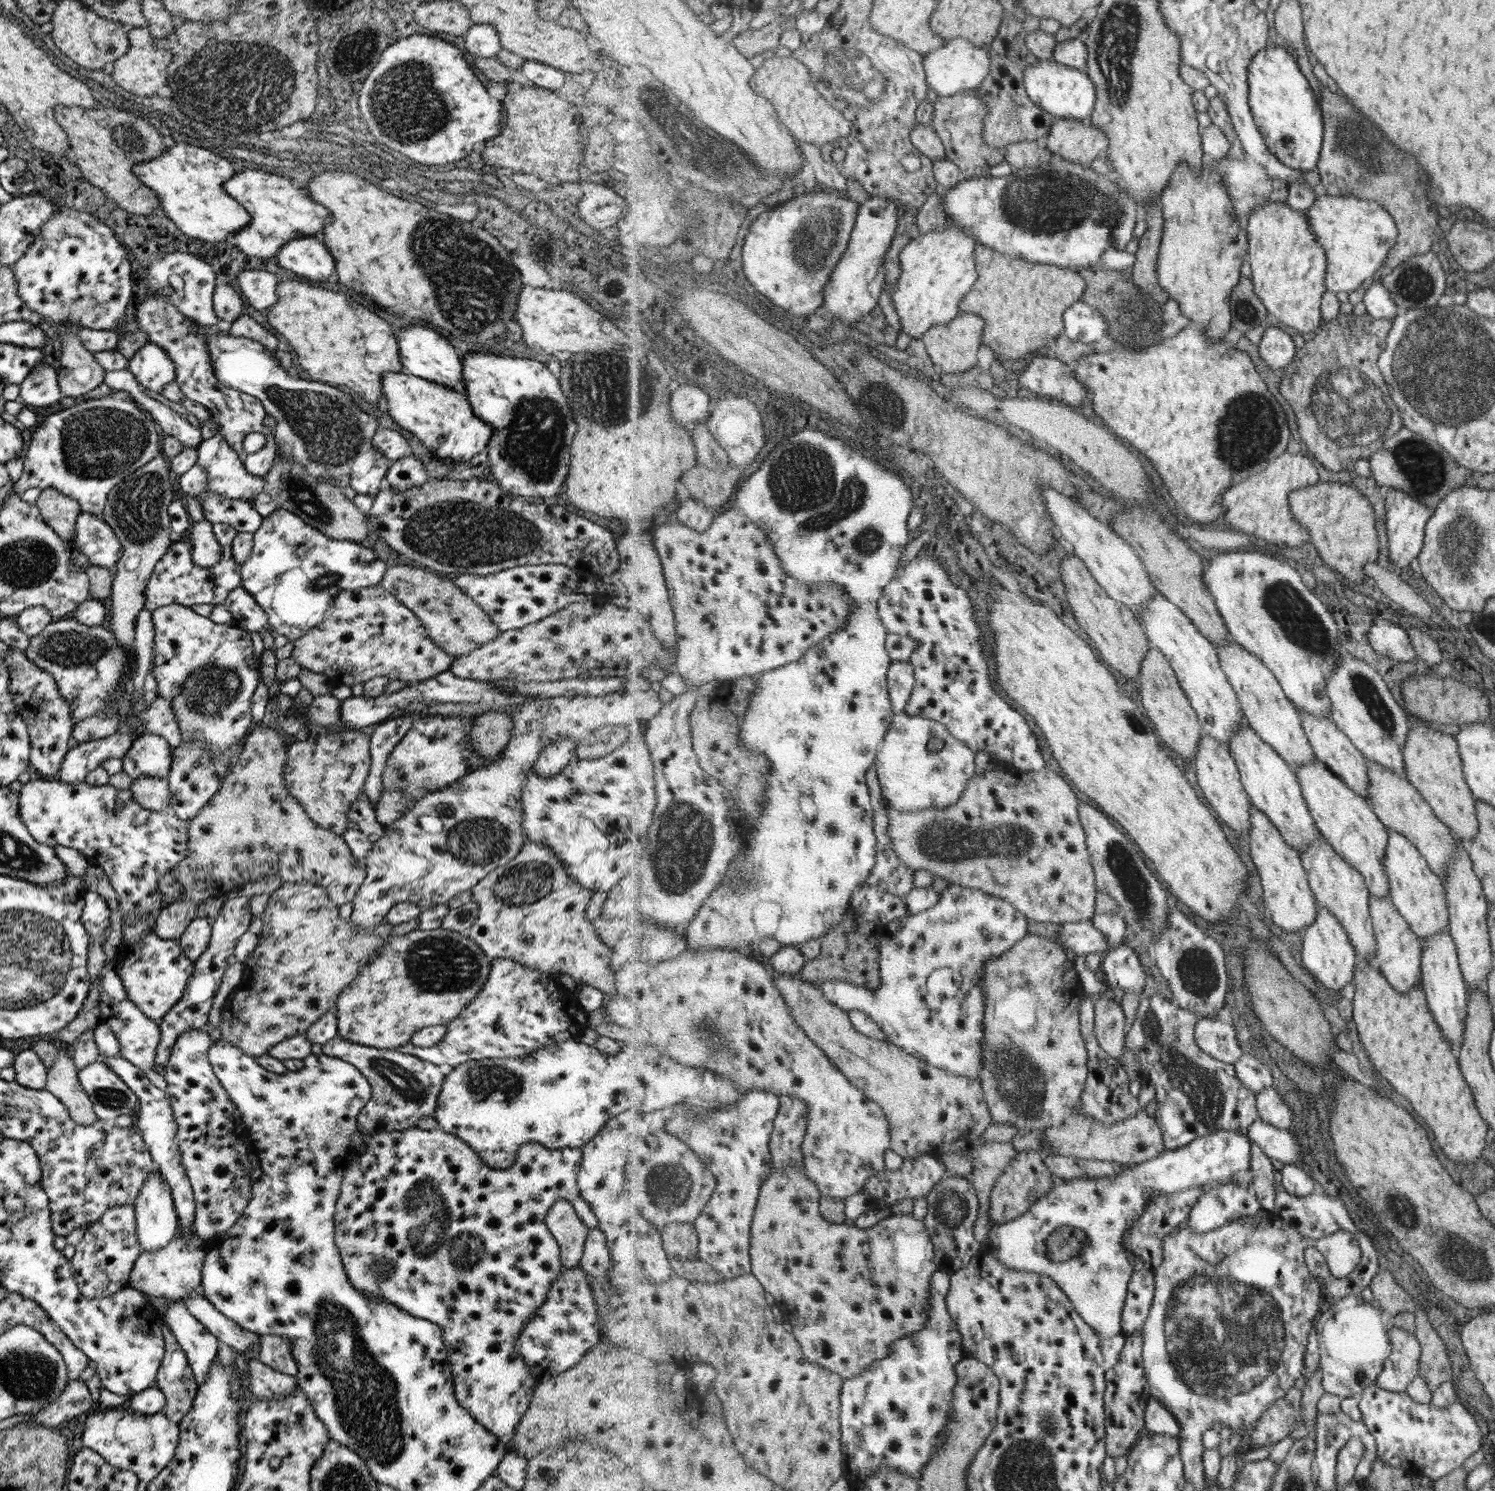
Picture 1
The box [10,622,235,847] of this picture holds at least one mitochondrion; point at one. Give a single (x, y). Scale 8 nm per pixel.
(64, 648)

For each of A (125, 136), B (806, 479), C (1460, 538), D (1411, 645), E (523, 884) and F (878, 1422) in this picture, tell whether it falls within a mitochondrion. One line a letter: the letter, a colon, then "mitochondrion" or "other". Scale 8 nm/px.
A: mitochondrion
B: mitochondrion
C: mitochondrion
D: other
E: mitochondrion
F: other

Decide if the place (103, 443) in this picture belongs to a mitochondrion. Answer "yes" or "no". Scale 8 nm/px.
yes

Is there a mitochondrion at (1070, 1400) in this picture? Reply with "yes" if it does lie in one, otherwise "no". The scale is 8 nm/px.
no

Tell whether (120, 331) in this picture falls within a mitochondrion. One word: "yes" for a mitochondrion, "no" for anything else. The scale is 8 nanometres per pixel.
no

